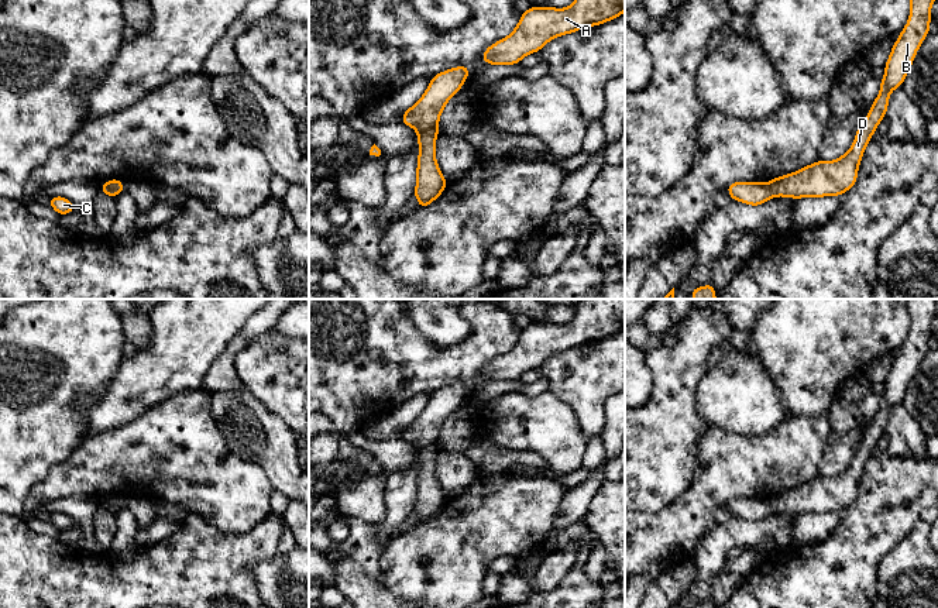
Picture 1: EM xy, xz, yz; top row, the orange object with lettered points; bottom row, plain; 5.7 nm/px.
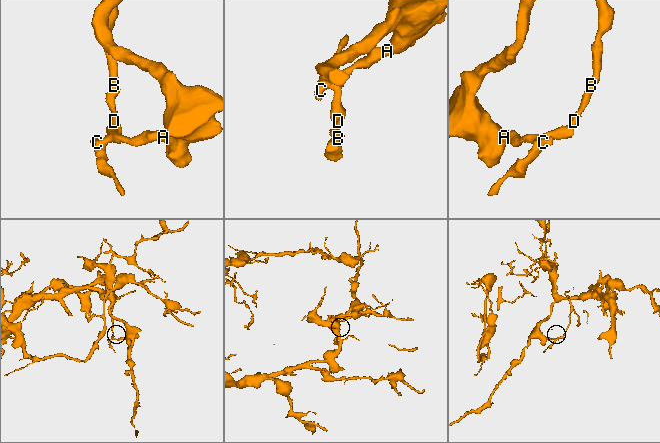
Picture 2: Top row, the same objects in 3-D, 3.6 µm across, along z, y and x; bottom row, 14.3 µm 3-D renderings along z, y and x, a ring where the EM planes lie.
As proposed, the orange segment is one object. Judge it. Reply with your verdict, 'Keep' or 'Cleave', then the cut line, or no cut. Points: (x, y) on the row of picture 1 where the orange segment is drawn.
Cleave. Split along xz (436, 127), (429, 127), (419, 133)

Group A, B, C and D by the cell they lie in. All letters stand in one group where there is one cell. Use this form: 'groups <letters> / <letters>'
groups A C / B D

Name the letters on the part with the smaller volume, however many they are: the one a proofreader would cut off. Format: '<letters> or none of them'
B, D

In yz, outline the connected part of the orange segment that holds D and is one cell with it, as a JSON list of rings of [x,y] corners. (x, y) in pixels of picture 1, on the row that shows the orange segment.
[[[910,0],[910,18],[891,48],[880,80],[880,93],[872,103],[867,117],[856,130],[852,147],[835,161],[817,161],[793,174],[773,178],[769,182],[773,196],[822,197],[839,196],[852,189],[858,168],[872,134],[886,117],[893,89],[901,87],[921,42],[930,32],[931,6],[935,0]]]

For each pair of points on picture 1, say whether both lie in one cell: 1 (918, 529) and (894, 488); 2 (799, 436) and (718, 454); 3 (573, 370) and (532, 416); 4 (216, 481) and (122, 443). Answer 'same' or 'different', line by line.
1: different
2: same
3: different
4: same

